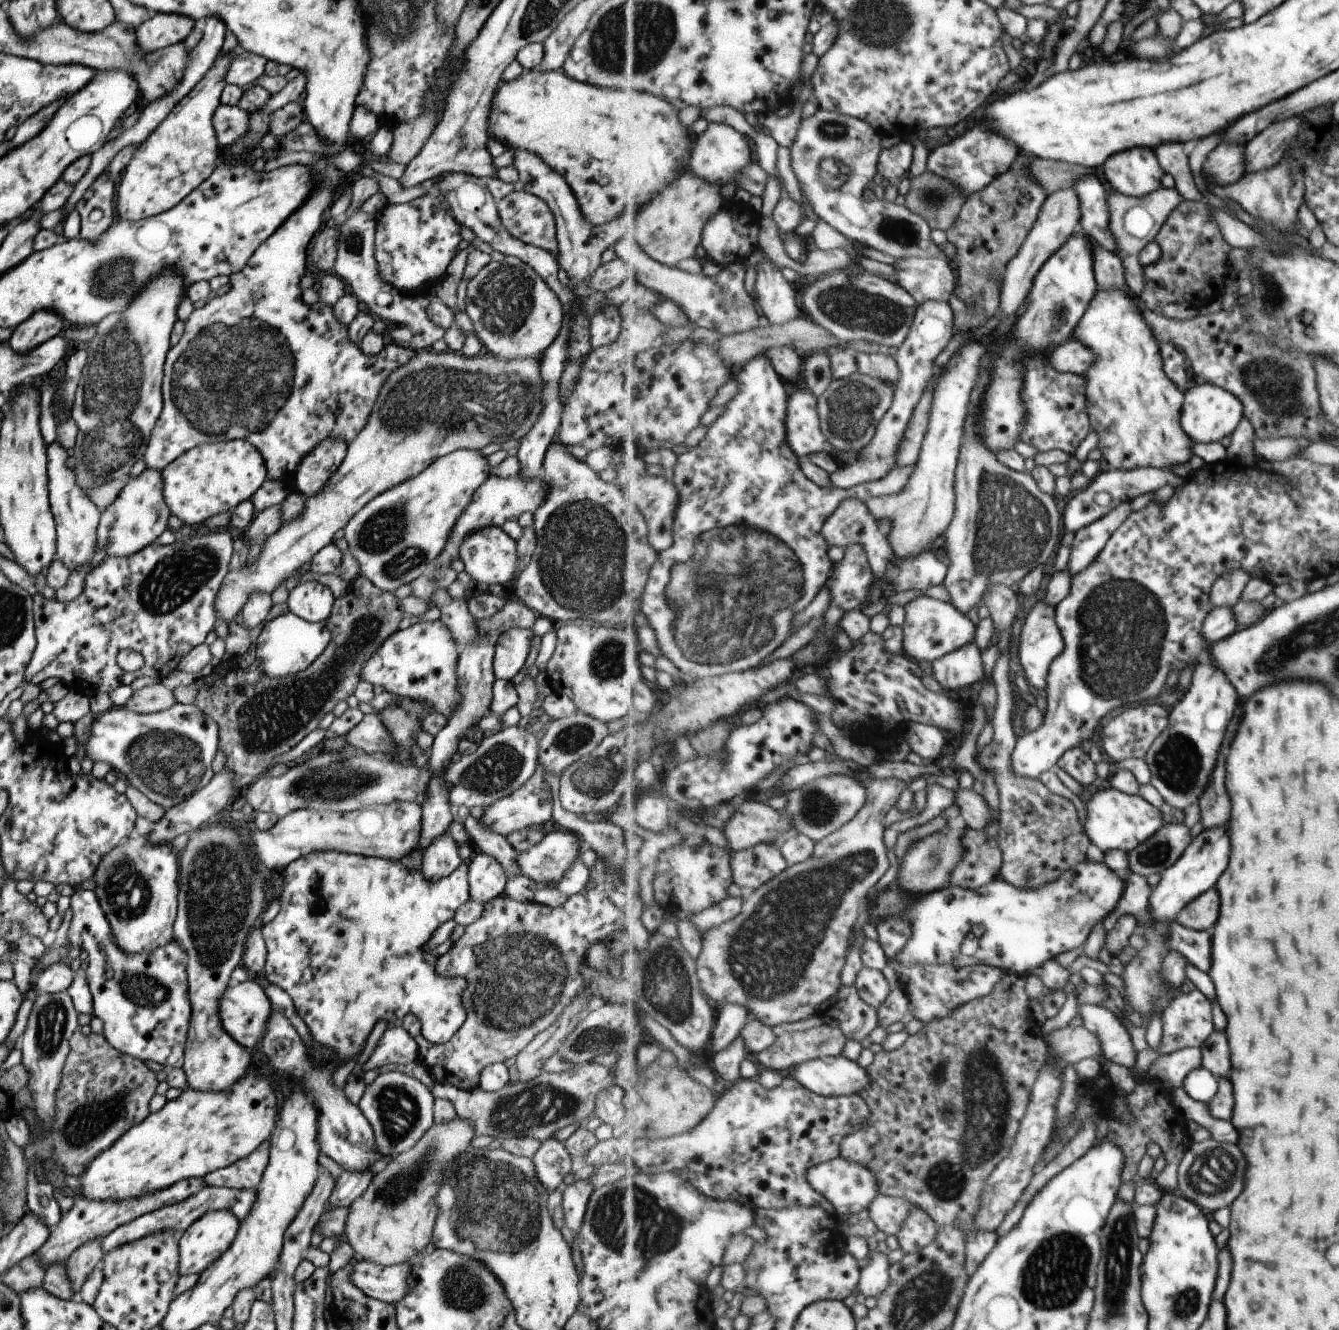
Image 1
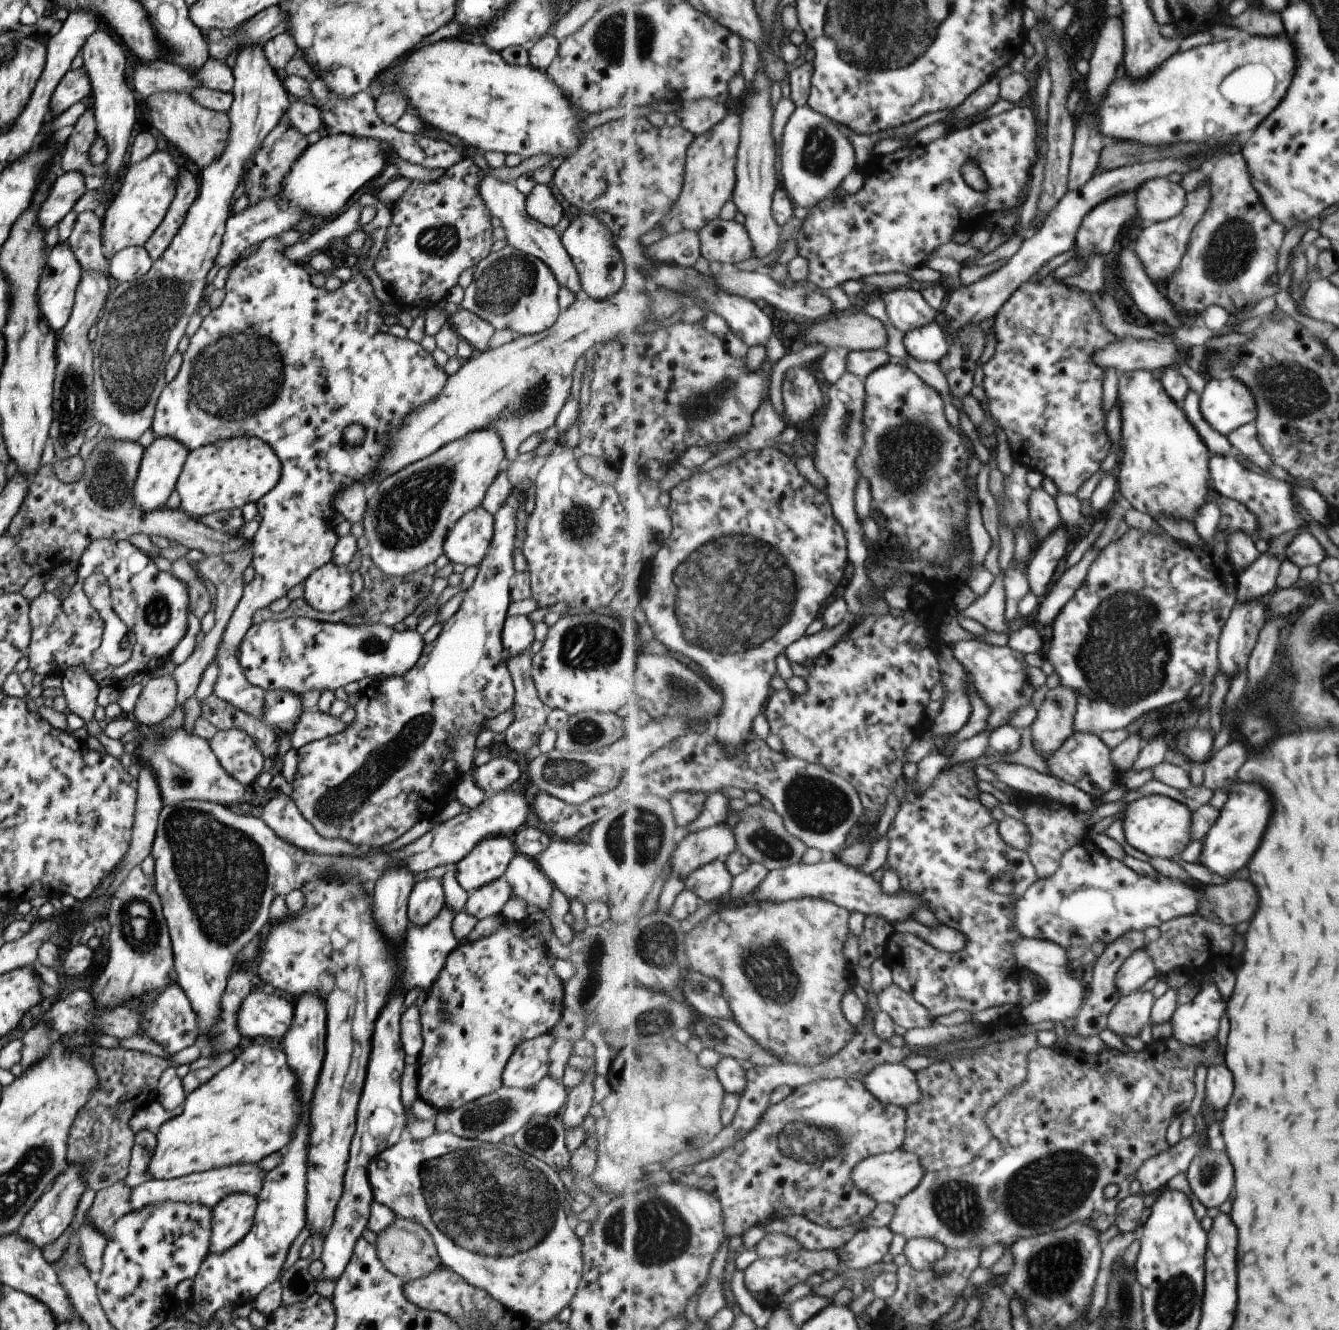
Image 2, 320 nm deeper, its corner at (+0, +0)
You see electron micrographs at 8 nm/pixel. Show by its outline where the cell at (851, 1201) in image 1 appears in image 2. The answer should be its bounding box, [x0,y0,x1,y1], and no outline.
[852,1148,927,1203]

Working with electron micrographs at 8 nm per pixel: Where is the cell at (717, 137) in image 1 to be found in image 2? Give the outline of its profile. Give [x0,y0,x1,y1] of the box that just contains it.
[675,98,727,135]

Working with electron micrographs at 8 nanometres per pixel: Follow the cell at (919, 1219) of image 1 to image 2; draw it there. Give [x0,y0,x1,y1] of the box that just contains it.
[903,1237,948,1271]

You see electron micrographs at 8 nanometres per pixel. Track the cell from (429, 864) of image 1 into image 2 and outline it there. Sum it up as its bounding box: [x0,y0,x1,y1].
[406,879,444,926]

